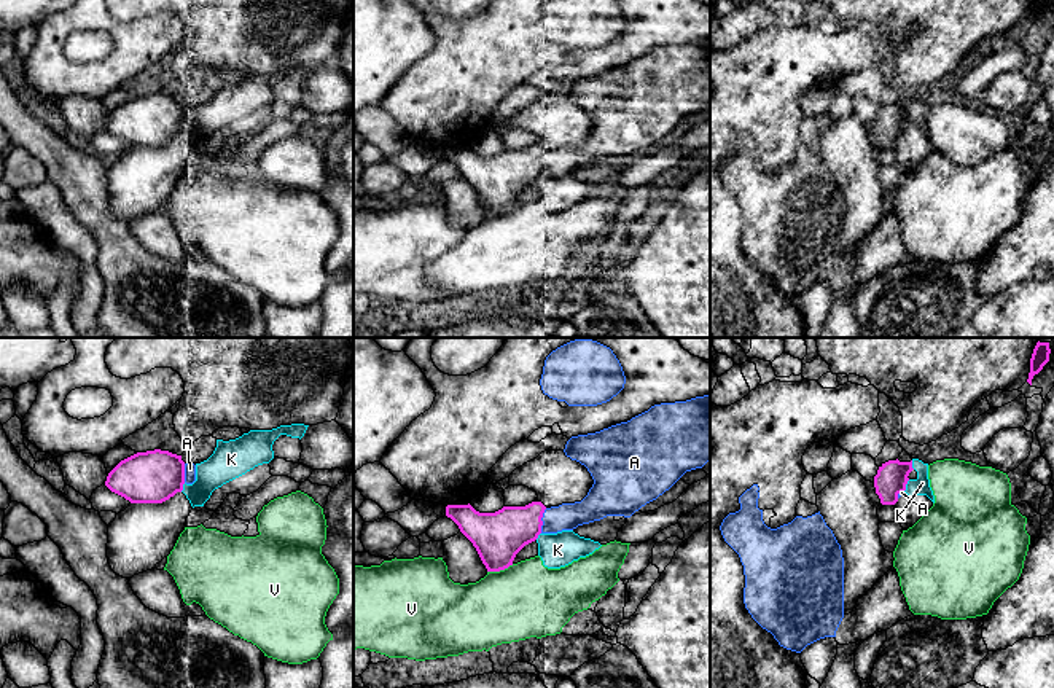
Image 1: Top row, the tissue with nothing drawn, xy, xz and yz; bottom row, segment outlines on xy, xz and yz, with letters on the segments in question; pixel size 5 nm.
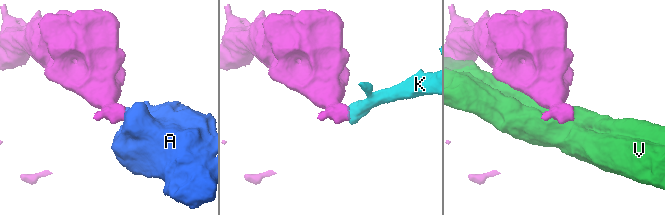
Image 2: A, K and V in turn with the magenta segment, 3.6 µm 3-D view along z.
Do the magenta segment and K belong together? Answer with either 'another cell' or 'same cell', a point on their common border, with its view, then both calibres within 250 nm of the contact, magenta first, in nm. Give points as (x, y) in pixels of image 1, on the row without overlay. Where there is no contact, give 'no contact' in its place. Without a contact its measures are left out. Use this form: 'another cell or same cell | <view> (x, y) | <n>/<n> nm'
another cell | yz (905, 129) | 160/90 nm

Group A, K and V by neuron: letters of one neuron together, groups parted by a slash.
A / K / V

